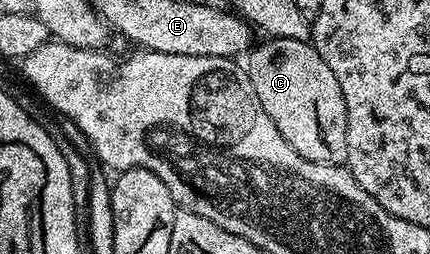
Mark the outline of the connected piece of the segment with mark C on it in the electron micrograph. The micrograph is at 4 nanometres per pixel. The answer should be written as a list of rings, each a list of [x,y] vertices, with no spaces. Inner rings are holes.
[[[276,36],[263,41],[249,53],[248,71],[252,90],[256,90],[264,114],[272,118],[284,142],[300,158],[317,164],[345,165],[348,158],[346,103],[336,74],[332,74],[328,62],[320,58],[310,40]]]

